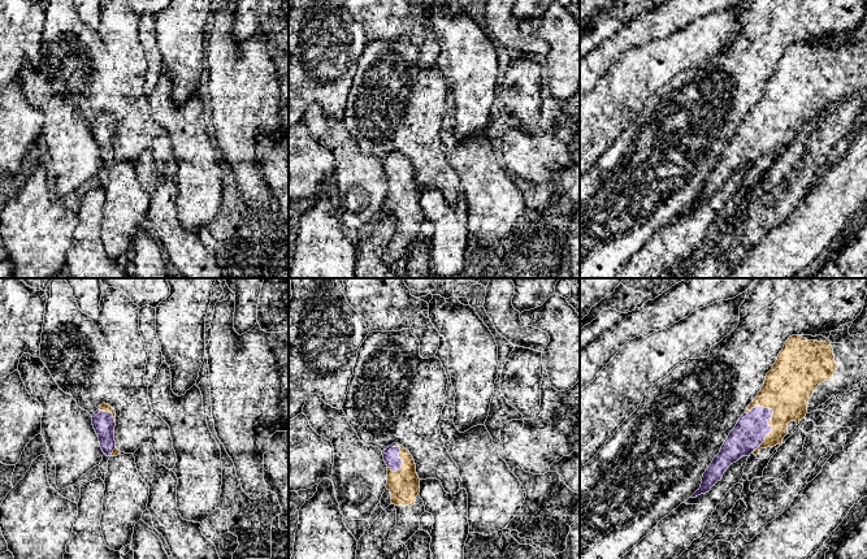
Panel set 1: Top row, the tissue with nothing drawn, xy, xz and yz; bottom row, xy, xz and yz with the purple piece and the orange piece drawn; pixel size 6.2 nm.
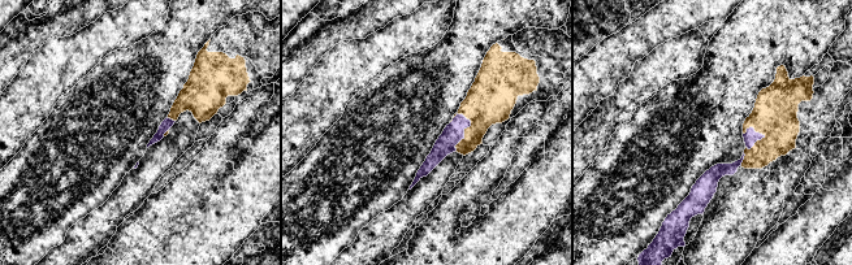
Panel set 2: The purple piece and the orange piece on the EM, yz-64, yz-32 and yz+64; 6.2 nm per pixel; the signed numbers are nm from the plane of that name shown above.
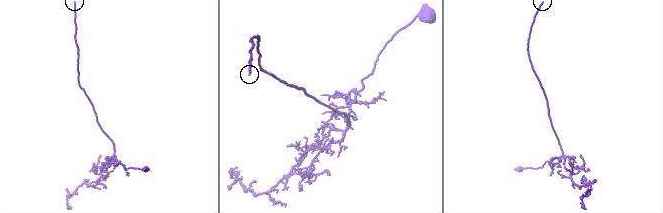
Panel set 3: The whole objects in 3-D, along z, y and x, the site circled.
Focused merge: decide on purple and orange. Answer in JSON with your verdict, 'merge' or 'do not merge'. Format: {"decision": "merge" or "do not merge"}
{"decision": "merge"}

